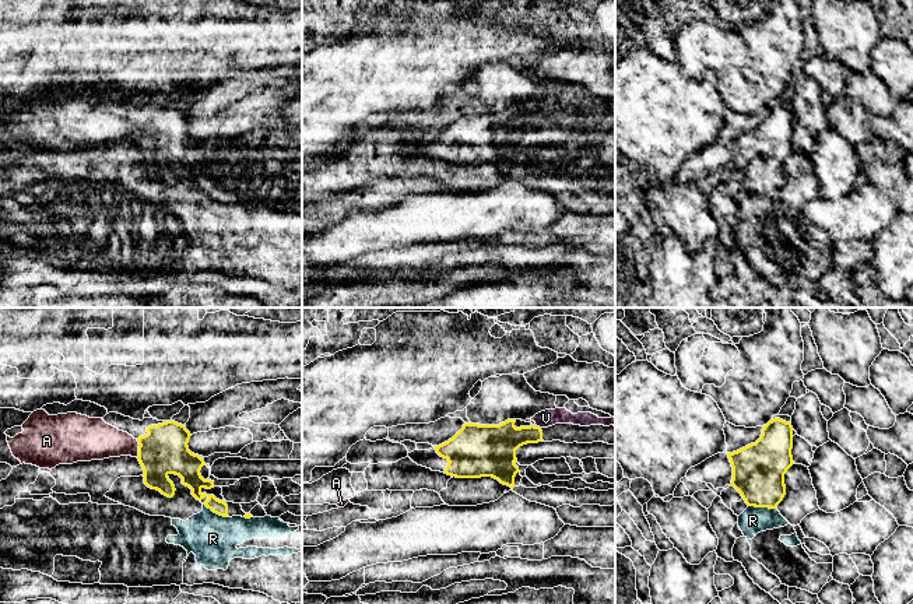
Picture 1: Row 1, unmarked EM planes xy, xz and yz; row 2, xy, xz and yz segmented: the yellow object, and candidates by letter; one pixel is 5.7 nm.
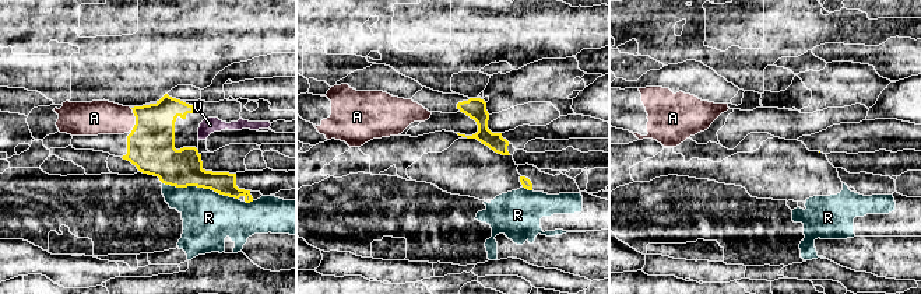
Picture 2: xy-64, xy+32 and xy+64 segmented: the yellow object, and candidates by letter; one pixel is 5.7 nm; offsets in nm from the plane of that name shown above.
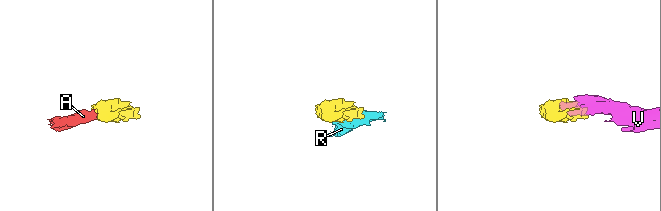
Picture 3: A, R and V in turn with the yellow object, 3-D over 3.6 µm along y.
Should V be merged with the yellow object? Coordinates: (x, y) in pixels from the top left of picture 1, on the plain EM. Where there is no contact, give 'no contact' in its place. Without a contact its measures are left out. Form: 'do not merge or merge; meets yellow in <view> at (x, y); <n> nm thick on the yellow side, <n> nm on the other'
merge; meets yellow in xz at (538, 113); 200 nm thick on the yellow side, 100 nm on the other

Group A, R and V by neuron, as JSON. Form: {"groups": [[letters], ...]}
{"groups": [["A", "V"], ["R"]]}

